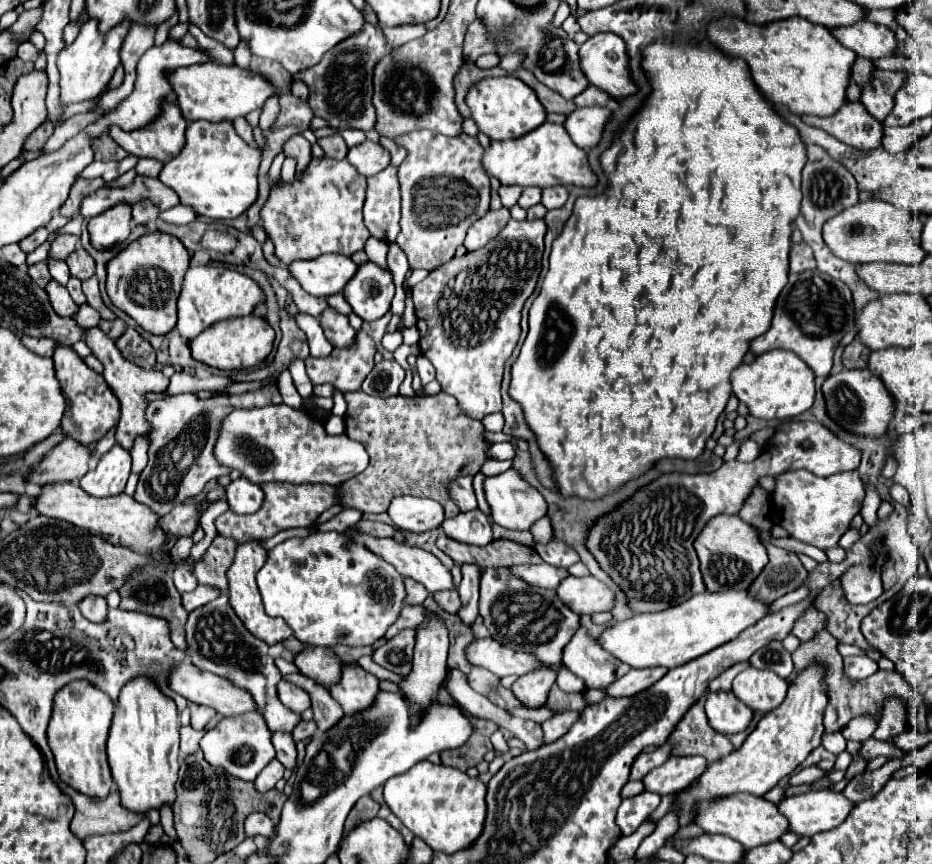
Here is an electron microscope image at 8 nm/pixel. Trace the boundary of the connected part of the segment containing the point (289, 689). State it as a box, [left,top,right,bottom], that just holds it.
[277,679,311,713]

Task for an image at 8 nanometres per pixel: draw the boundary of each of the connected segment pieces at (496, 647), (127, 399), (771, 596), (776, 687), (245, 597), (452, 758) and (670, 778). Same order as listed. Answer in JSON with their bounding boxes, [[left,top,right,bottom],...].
[[465,639,539,679],[83,327,169,449],[751,545,807,603],[731,669,787,713],[227,541,291,645],[441,719,497,771],[643,757,705,795]]

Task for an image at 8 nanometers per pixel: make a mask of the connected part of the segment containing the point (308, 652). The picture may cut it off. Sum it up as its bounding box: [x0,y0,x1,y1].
[295,647,343,687]

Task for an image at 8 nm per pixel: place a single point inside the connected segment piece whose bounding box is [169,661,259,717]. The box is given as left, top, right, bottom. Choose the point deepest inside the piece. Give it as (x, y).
(196, 685)

